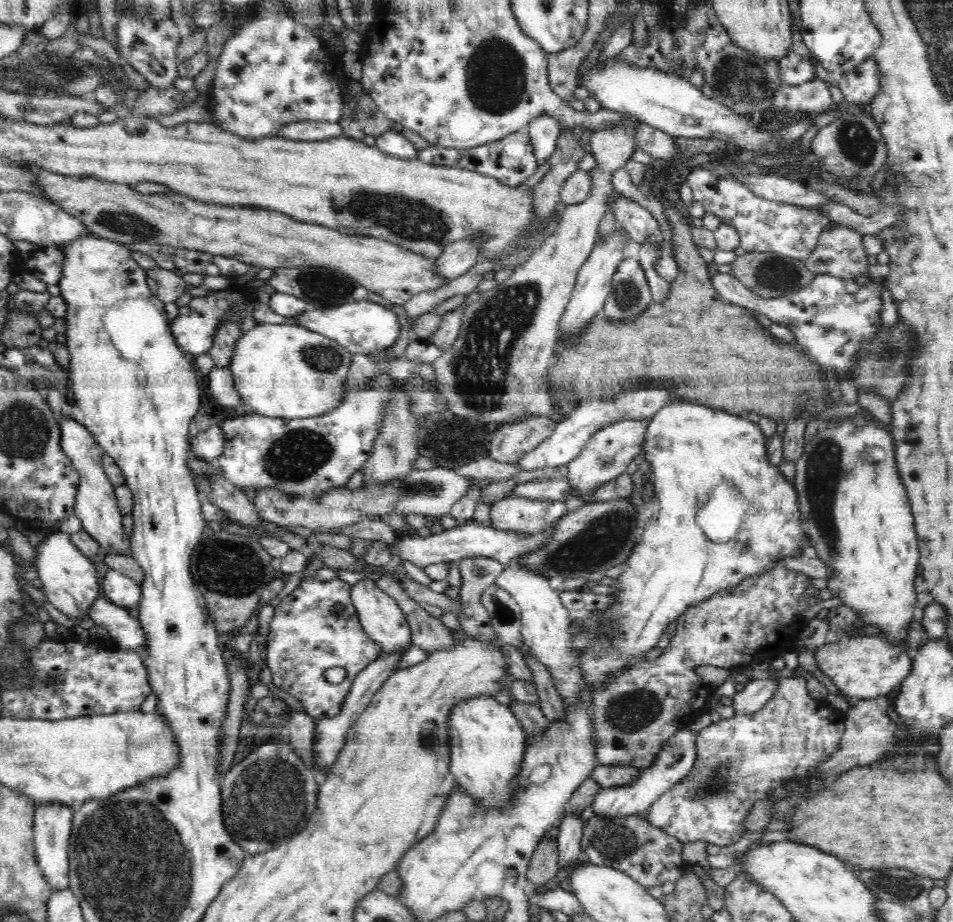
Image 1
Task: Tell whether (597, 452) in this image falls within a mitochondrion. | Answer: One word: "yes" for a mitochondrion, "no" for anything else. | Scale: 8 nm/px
no

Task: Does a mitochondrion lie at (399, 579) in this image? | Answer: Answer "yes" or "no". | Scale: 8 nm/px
no

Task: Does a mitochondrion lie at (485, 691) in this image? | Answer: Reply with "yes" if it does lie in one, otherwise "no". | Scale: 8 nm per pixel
no

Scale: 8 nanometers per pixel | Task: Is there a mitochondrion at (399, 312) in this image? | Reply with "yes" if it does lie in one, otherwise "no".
no

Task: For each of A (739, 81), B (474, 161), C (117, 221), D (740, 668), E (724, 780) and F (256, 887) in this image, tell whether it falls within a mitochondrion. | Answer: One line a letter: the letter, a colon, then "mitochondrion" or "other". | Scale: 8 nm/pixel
A: mitochondrion
B: other
C: mitochondrion
D: other
E: mitochondrion
F: other

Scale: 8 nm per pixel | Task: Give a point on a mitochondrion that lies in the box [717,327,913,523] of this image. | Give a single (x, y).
(889, 351)

